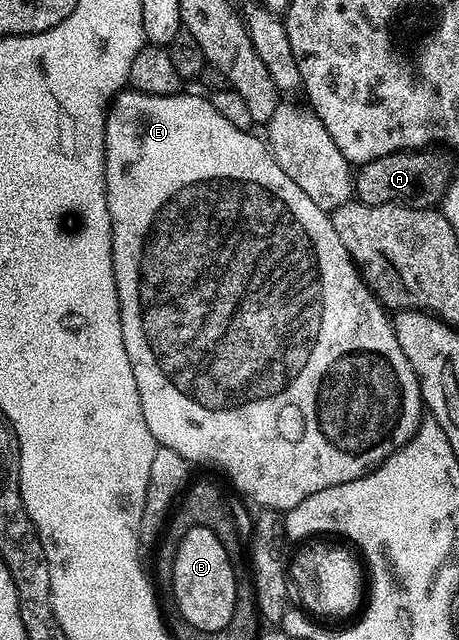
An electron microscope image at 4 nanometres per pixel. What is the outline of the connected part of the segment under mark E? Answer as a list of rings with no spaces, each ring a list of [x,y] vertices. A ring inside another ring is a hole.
[[[128,88],[120,92],[112,100],[109,106],[107,122],[105,123],[105,183],[107,184],[107,206],[109,207],[109,219],[111,220],[111,254],[113,255],[113,271],[115,272],[115,286],[119,296],[119,314],[123,320],[123,338],[125,339],[125,351],[129,355],[129,363],[133,367],[133,379],[137,379],[137,391],[141,395],[141,411],[145,415],[145,421],[153,439],[164,449],[173,449],[180,453],[189,463],[195,461],[208,461],[211,465],[220,465],[231,476],[231,481],[251,501],[256,501],[256,506],[264,509],[278,509],[286,511],[297,507],[309,495],[317,495],[325,487],[337,487],[346,481],[352,481],[377,468],[395,450],[407,443],[407,440],[419,430],[419,422],[425,416],[423,397],[419,394],[419,380],[409,363],[405,359],[405,351],[401,351],[401,343],[397,343],[397,335],[392,318],[388,310],[384,309],[375,294],[371,292],[370,285],[363,279],[363,274],[355,268],[349,251],[345,251],[345,243],[341,243],[341,235],[331,222],[331,213],[328,210],[317,207],[285,171],[273,159],[266,140],[262,136],[254,137],[254,132],[233,127],[222,115],[213,111],[210,100],[206,96],[194,97],[191,93],[180,91],[172,97],[152,97],[150,93],[139,93],[136,89]]]

